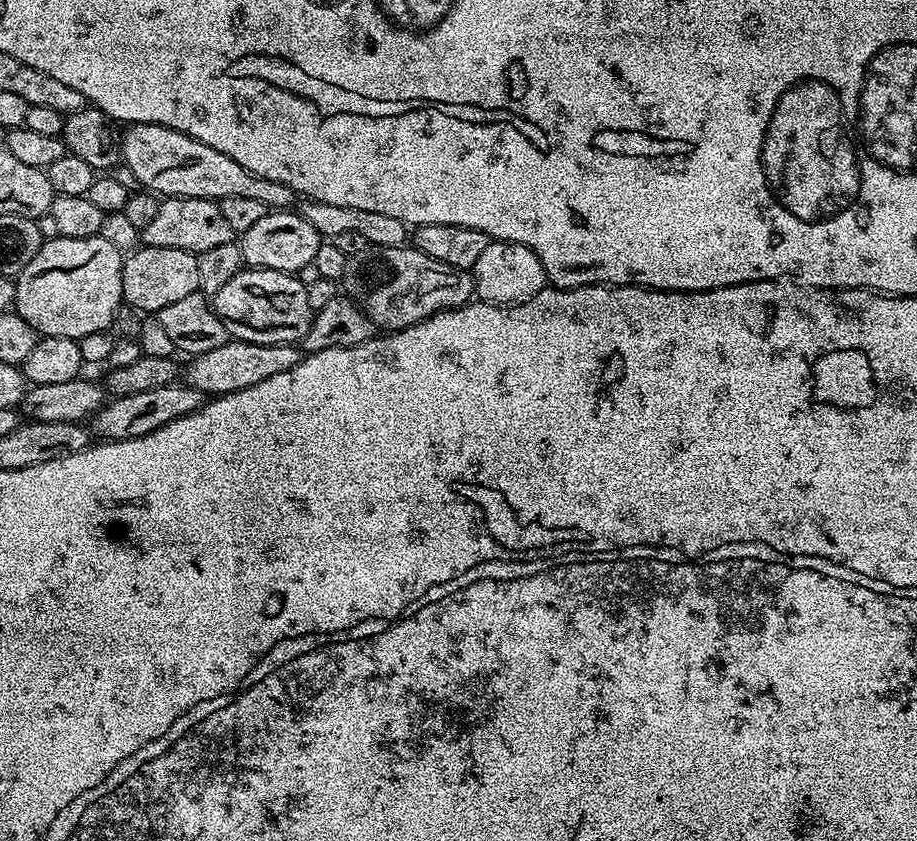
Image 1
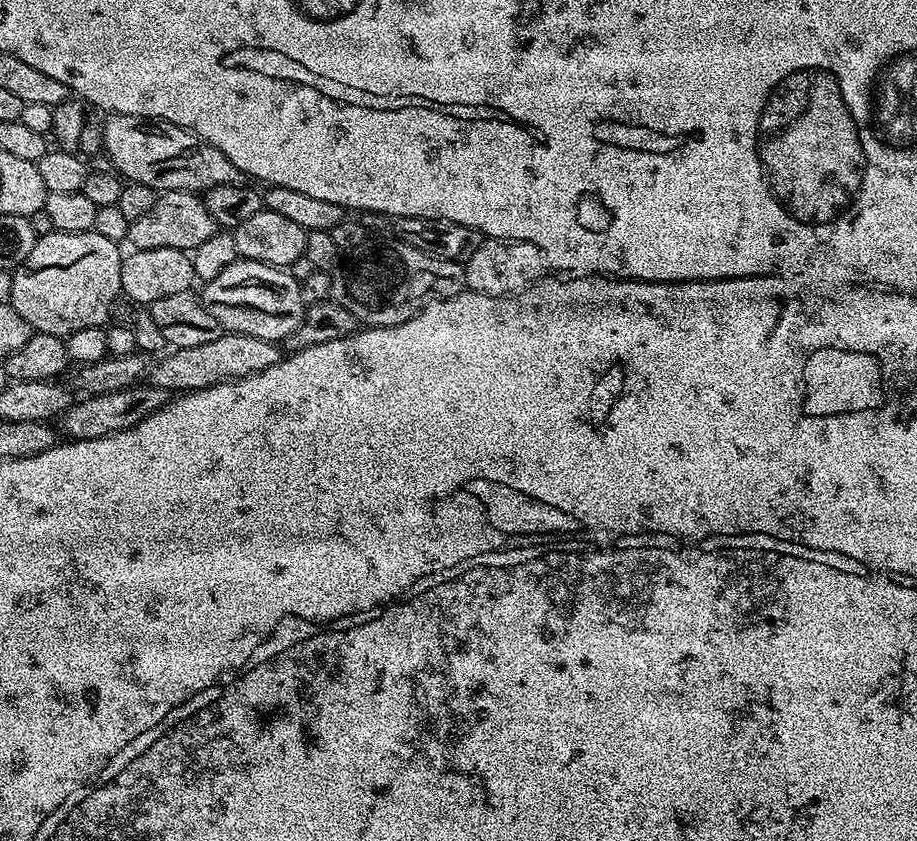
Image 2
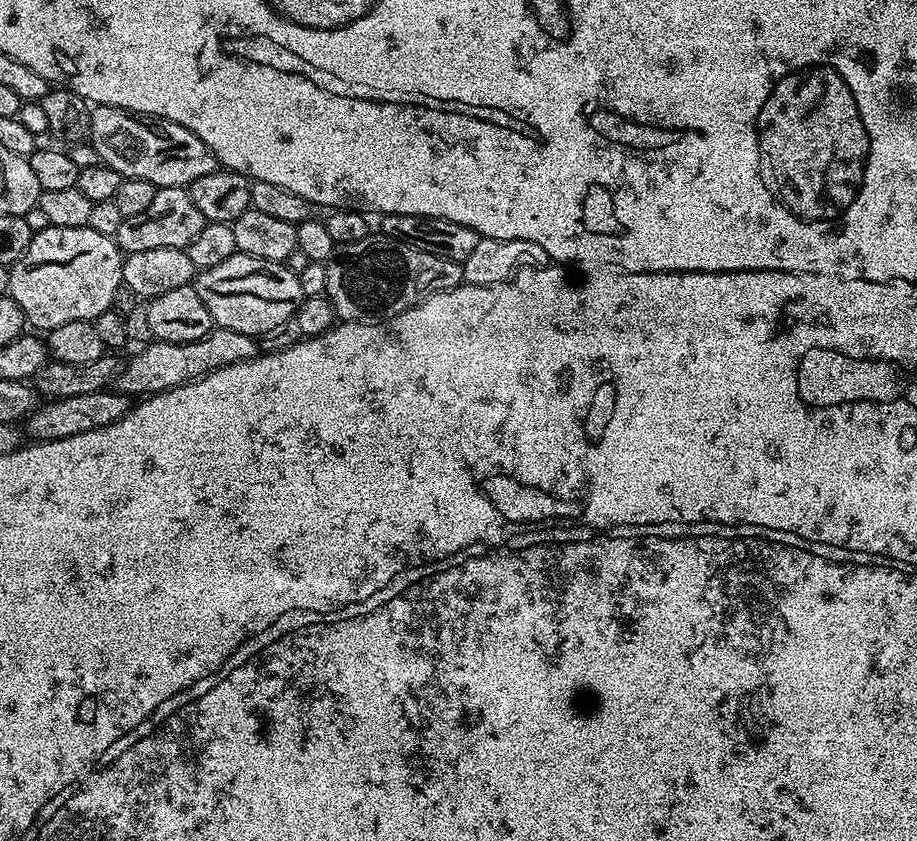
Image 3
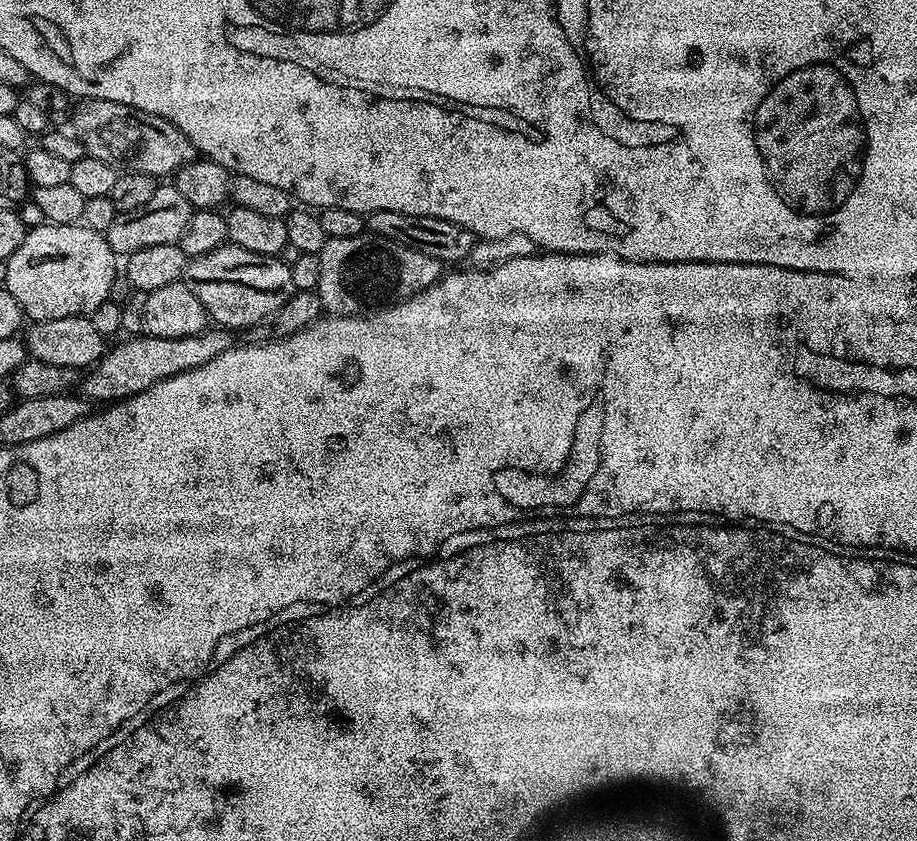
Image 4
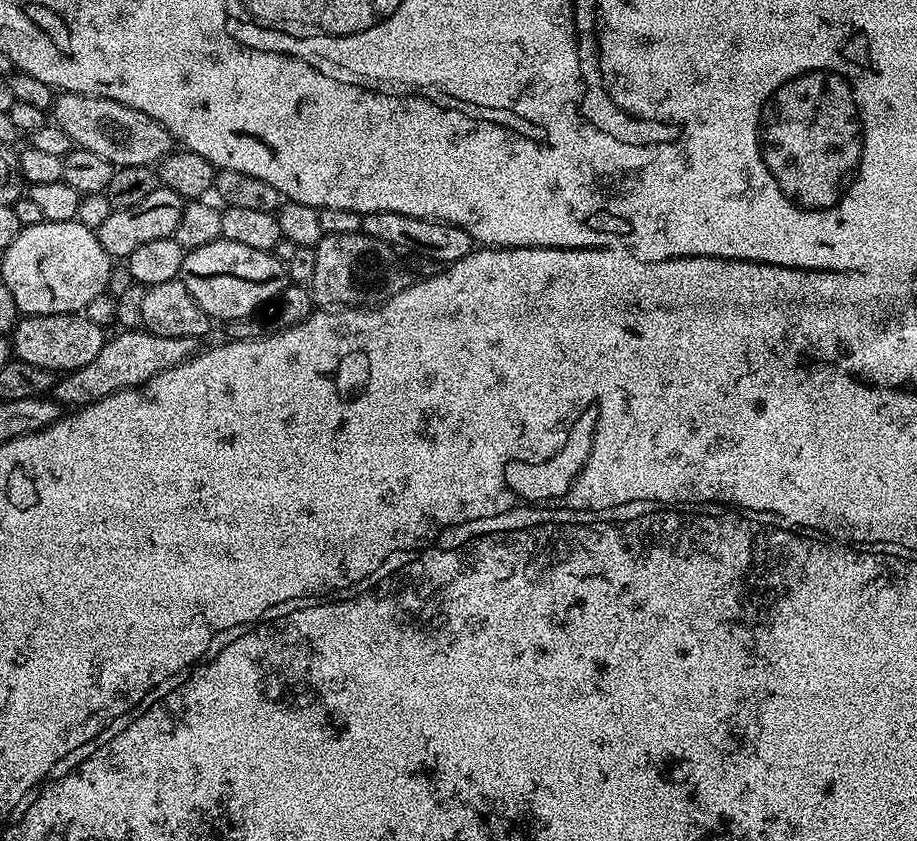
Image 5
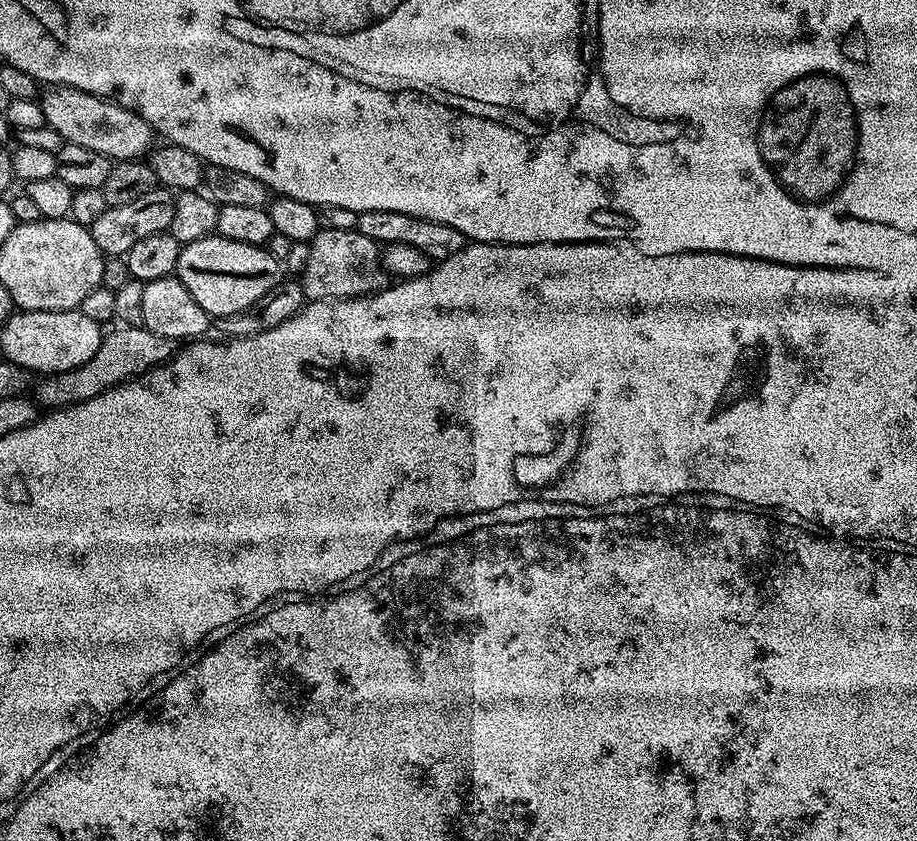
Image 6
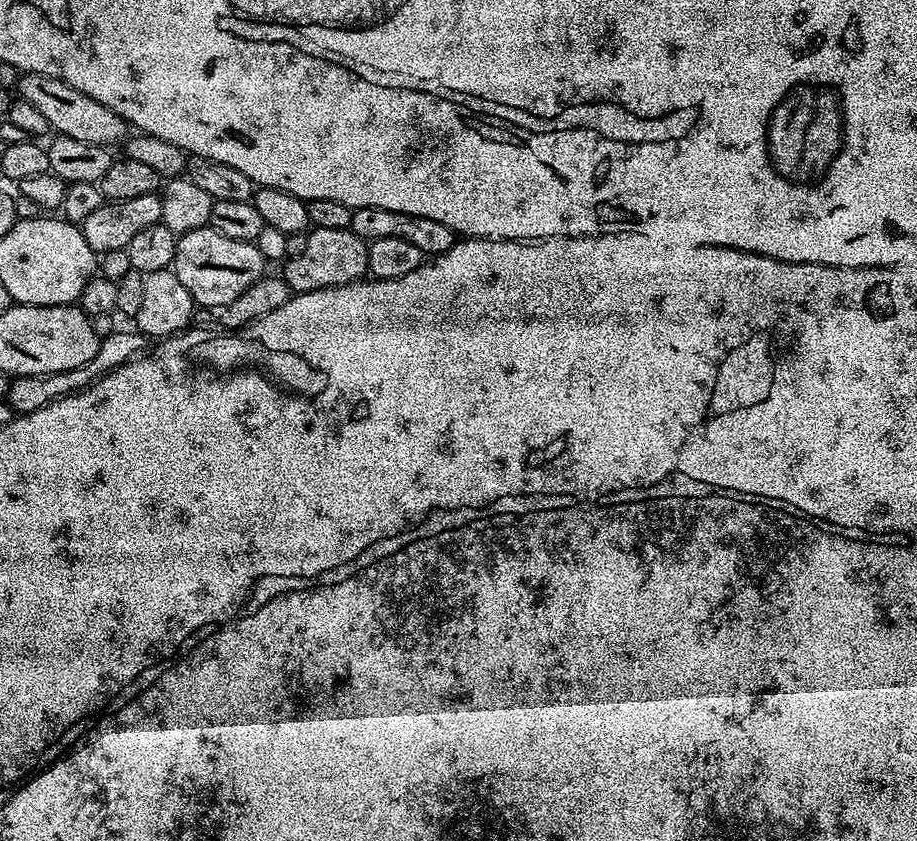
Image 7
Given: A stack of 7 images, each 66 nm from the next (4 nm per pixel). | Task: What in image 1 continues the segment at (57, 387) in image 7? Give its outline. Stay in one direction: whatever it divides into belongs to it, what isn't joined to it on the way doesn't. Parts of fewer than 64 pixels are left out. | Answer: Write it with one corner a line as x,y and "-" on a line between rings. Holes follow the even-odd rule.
230,338
222,346
214,346
214,350
191,357
187,361
189,364
183,365
182,380
187,387
203,392
205,397
215,398
234,390
246,390
246,386
255,386
266,378
274,378
274,374
298,366
301,358
301,349
296,344
255,344

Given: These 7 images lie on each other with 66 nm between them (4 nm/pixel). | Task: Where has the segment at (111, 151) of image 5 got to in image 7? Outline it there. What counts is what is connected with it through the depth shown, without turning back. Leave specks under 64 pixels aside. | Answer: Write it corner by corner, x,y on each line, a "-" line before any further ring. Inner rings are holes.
23,73
18,80
19,99
30,102
46,117
49,129
53,133
70,138
78,138
78,142
103,144
105,146
119,145
129,135
129,125
114,110
102,106
102,102
94,102
94,98
86,98
82,90
74,90
66,82
58,78
50,78
46,74

